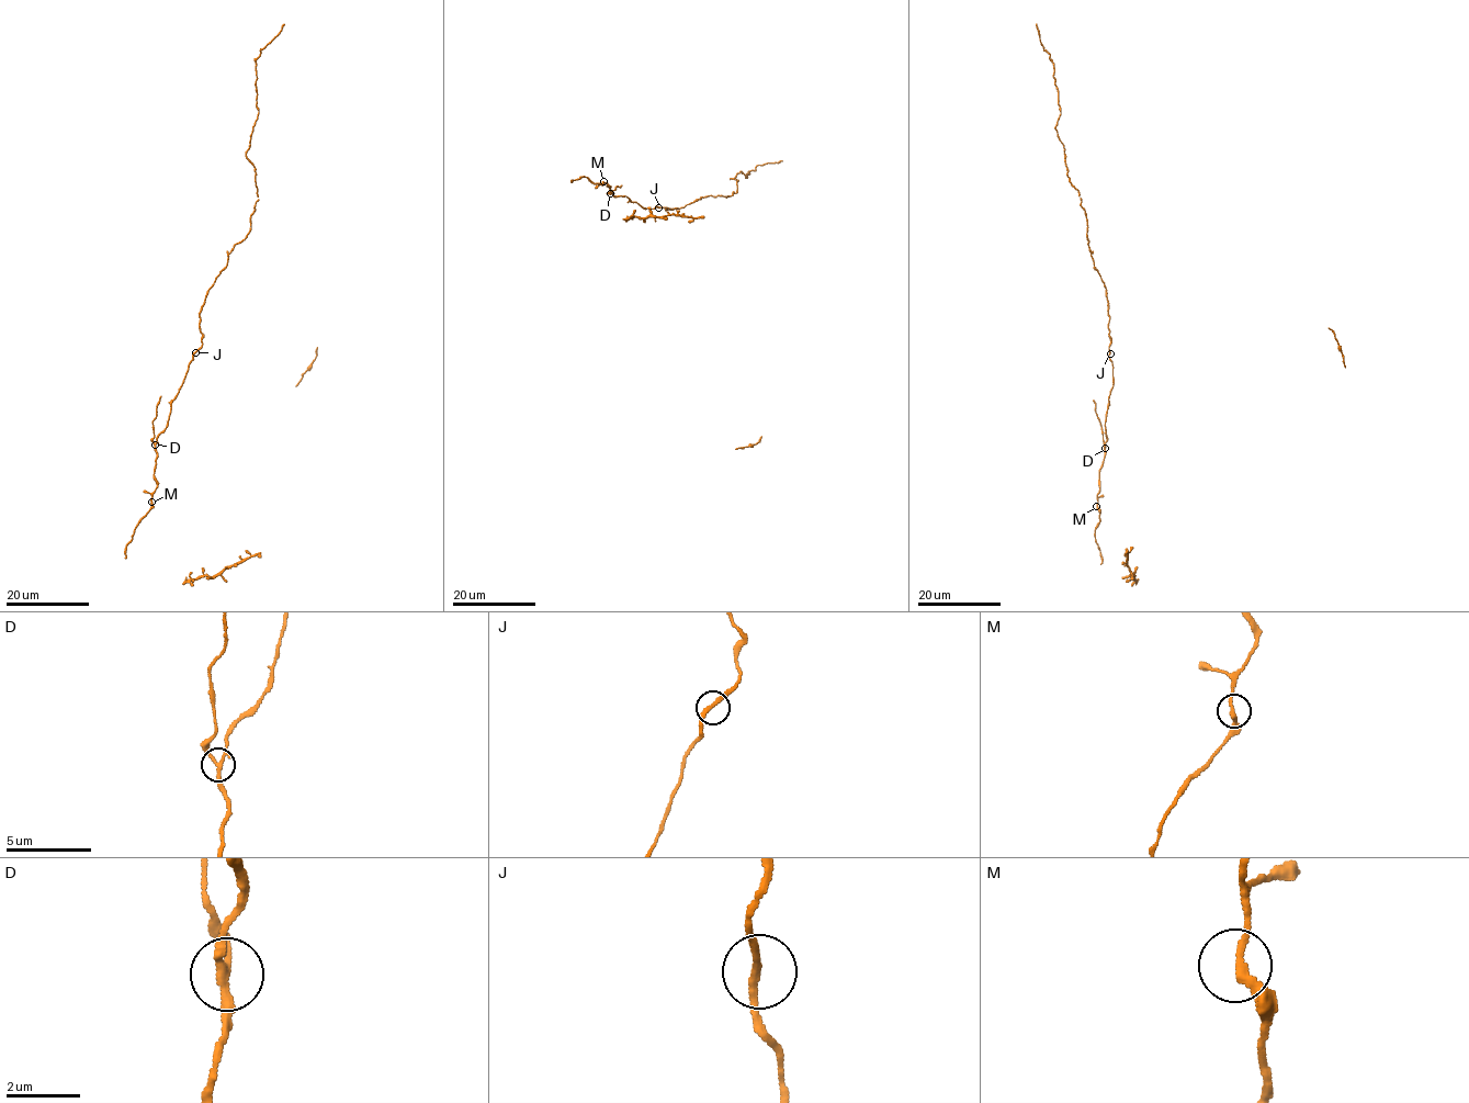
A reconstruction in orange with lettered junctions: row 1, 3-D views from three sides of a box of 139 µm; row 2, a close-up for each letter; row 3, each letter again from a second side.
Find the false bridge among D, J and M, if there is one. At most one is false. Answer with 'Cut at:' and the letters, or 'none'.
Cut at: D

